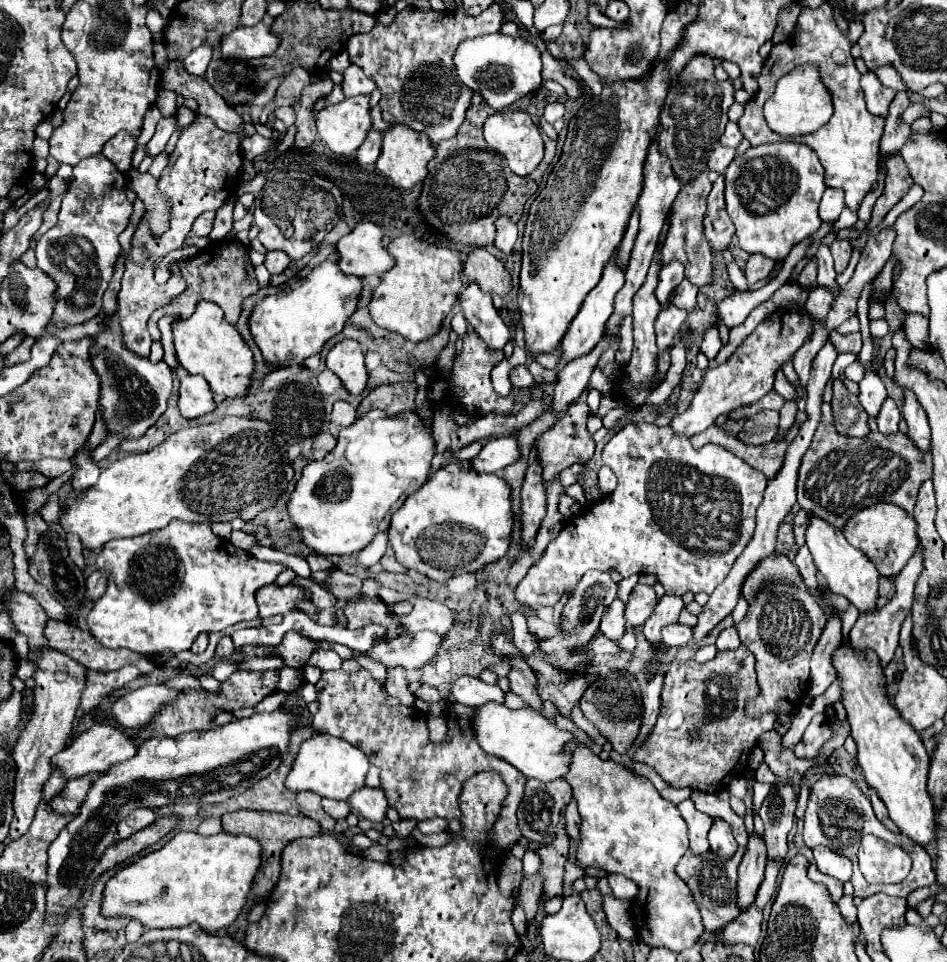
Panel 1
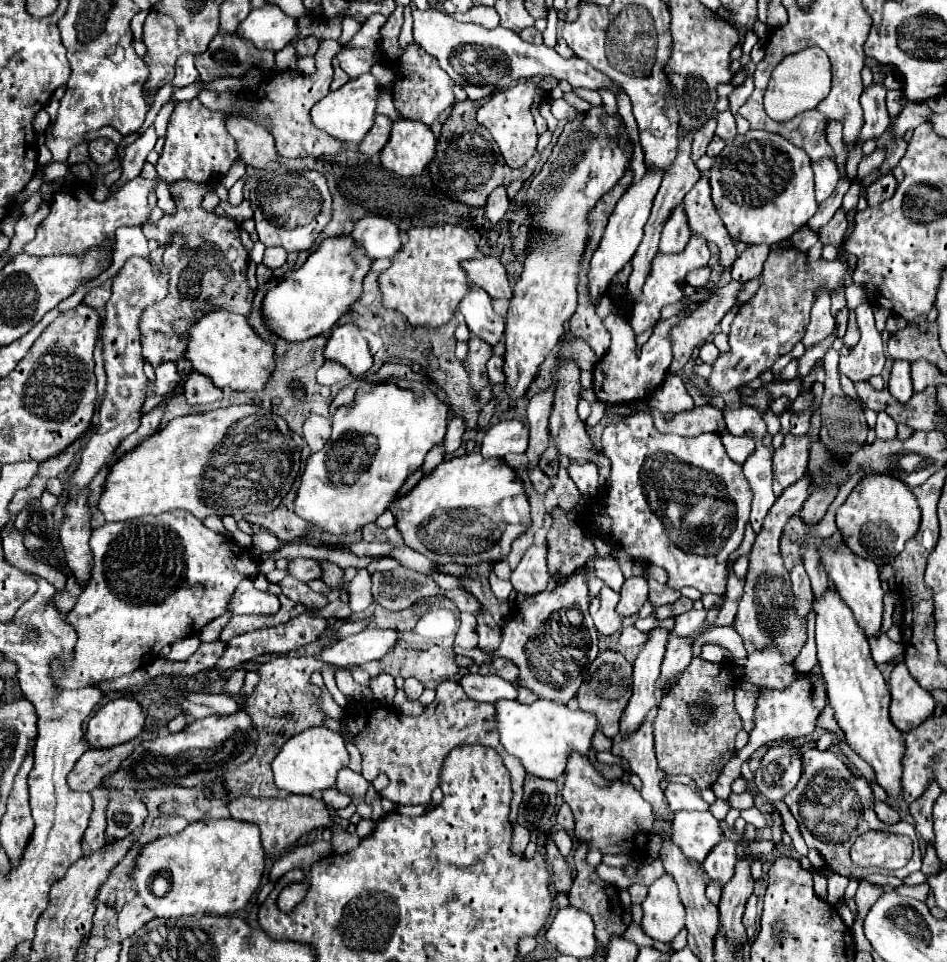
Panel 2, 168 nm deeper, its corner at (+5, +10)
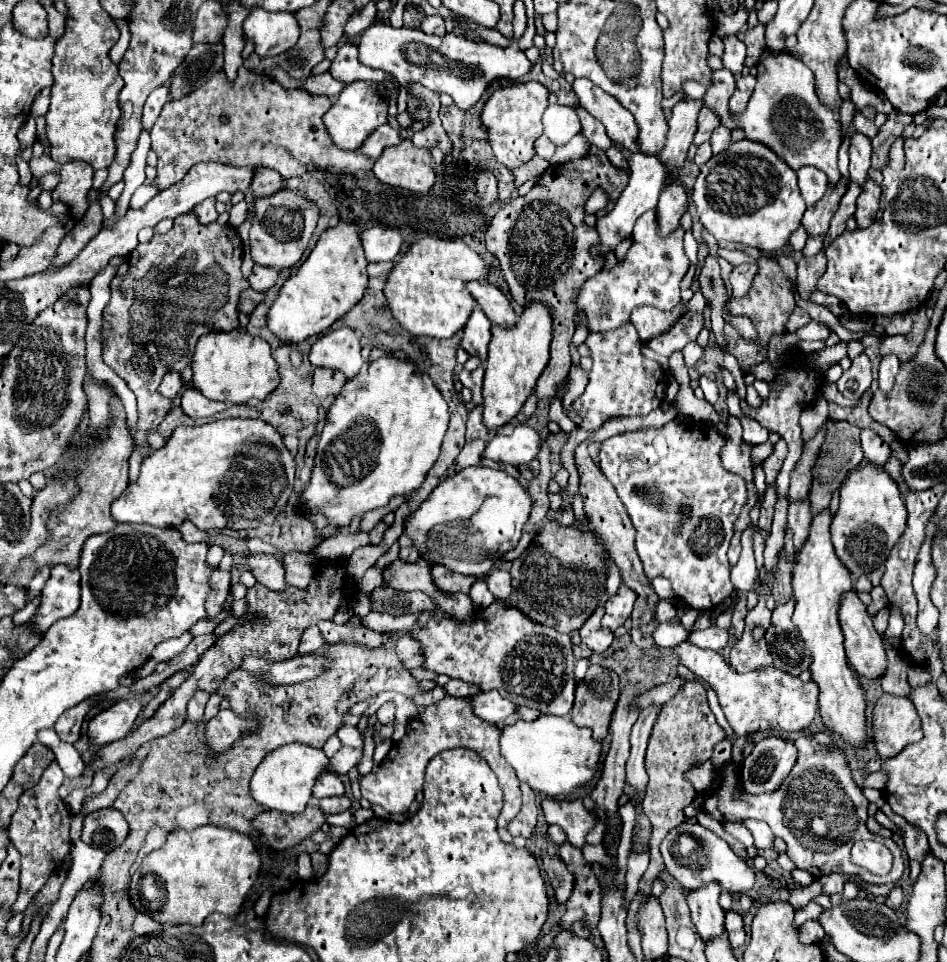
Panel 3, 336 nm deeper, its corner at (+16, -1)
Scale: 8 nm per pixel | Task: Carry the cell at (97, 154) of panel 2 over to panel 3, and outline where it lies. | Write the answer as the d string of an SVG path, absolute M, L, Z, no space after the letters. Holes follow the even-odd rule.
M72 160L62 166L60 184L52 192L52 200L60 200L72 208L76 218L84 216L88 208L88 192L92 188L94 168L84 160Z

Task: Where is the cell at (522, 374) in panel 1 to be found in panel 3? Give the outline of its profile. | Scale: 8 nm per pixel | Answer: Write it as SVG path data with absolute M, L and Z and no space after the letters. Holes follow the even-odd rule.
M476 368L474 372L460 370L458 374L460 382L472 390L472 402L482 404L482 380L484 380L484 368Z

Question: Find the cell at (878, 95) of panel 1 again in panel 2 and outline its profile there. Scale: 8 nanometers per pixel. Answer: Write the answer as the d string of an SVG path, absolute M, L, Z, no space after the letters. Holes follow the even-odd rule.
M871 85L861 95L861 107L863 107L863 129L859 139L869 141L883 135L883 131L889 125L889 113L885 107L885 93L887 89L883 85Z

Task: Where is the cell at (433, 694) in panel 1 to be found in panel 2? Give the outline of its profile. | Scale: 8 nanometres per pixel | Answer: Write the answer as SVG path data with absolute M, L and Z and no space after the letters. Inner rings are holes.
M405 679L405 687L403 687L405 695L409 701L417 701L419 695L423 693L423 685L417 679Z

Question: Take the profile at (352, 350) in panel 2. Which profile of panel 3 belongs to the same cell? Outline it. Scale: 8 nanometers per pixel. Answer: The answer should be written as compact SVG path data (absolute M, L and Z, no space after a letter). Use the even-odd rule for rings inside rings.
M350 328L326 332L326 336L318 338L310 350L310 362L314 366L338 370L350 380L328 410L326 424L318 442L318 452L314 458L314 470L310 482L300 492L298 508L306 512L322 508L326 510L326 518L332 520L338 528L350 526L352 518L358 514L366 514L374 508L386 506L388 500L396 494L408 496L410 492L420 488L428 470L440 454L440 444L450 418L448 404L438 392L438 388L432 384L432 380L428 380L428 374L420 376L416 368L412 368L412 362L400 362L390 356L378 358L370 362L364 370L360 370L364 366L360 350L360 340Z

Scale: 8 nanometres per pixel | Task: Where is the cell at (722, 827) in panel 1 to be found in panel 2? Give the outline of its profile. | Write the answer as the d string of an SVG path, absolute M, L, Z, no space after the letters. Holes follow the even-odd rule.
M725 837L705 859L703 869L709 875L711 881L717 881L719 885L725 885L733 877L733 869L737 863L737 851L735 843Z

